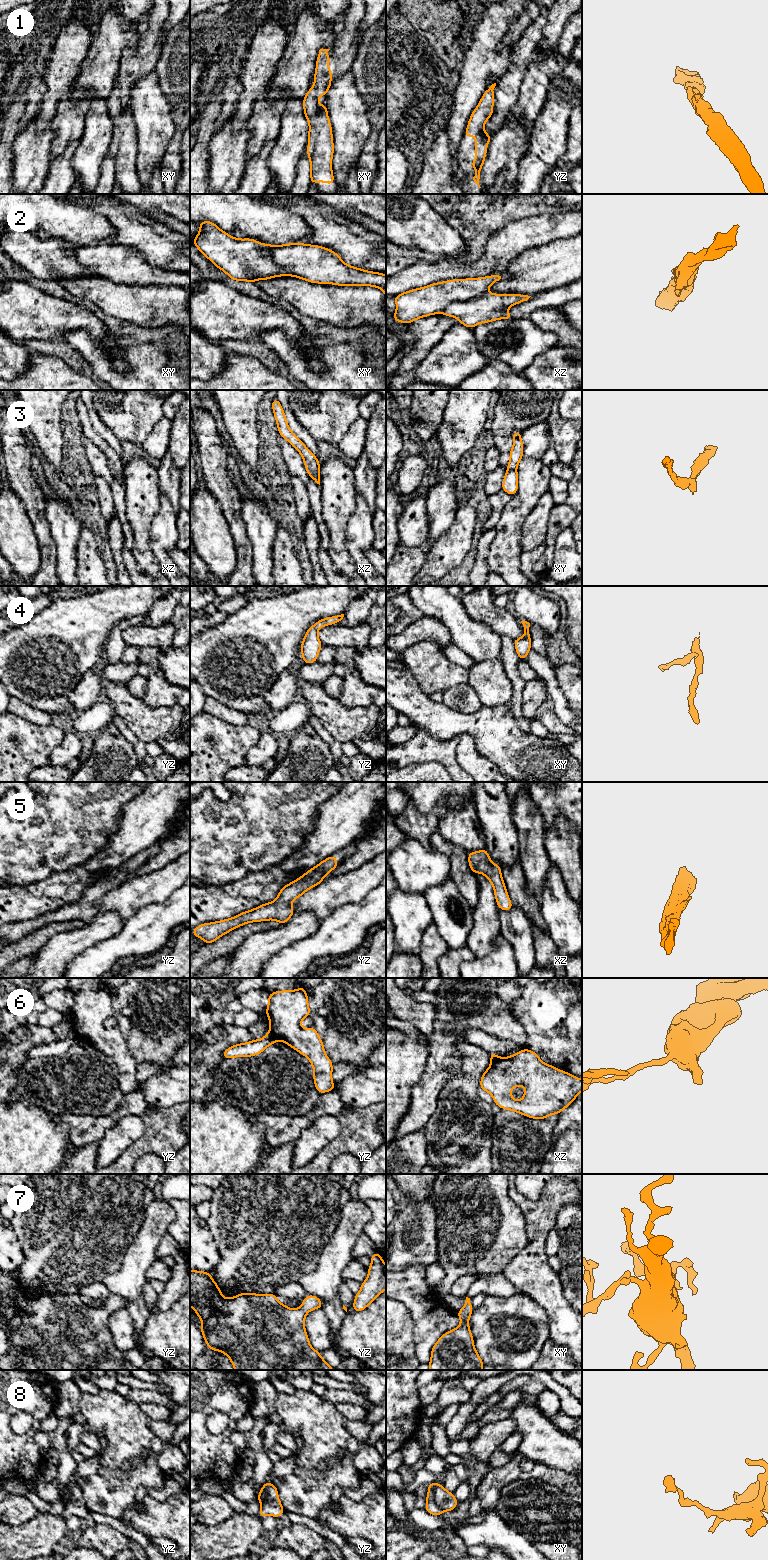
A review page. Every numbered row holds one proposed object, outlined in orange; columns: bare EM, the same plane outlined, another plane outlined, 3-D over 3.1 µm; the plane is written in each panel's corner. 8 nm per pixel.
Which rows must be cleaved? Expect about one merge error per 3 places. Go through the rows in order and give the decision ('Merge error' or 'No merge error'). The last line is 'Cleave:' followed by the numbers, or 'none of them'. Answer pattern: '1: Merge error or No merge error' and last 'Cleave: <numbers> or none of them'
1: Merge error
2: Merge error
3: Merge error
4: No merge error
5: No merge error
6: Merge error
7: No merge error
8: Merge error
Cleave: 1, 2, 3, 6, 8

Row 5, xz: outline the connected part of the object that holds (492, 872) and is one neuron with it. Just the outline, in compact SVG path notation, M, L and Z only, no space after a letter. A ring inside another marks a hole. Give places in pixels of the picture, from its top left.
M486 848L476 852L469 852L468 863L474 874L482 873L491 882L498 908L504 911L511 910L514 906L509 899L502 879L501 867L491 862Z

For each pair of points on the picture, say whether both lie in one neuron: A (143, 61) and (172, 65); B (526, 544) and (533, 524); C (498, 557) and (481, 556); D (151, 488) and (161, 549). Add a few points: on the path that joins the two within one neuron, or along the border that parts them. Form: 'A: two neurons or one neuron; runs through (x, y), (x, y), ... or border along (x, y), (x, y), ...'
A: two neurons; border along (162, 47), (162, 53), (153, 70)
B: one neuron; runs through (530, 539), (533, 535), (533, 529)
C: two neurons; border along (495, 534), (487, 556), (489, 570)
D: two neurons; border along (160, 495), (160, 506), (151, 524), (150, 537)

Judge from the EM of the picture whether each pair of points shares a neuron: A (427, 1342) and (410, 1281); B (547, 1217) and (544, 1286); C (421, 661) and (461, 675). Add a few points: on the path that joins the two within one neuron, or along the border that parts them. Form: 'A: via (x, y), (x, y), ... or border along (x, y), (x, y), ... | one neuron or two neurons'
A: via (427, 1327), (422, 1309), (410, 1296) | one neuron
B: via (539, 1234), (539, 1269) | one neuron
C: via (431, 669), (437, 674), (451, 675) | one neuron

